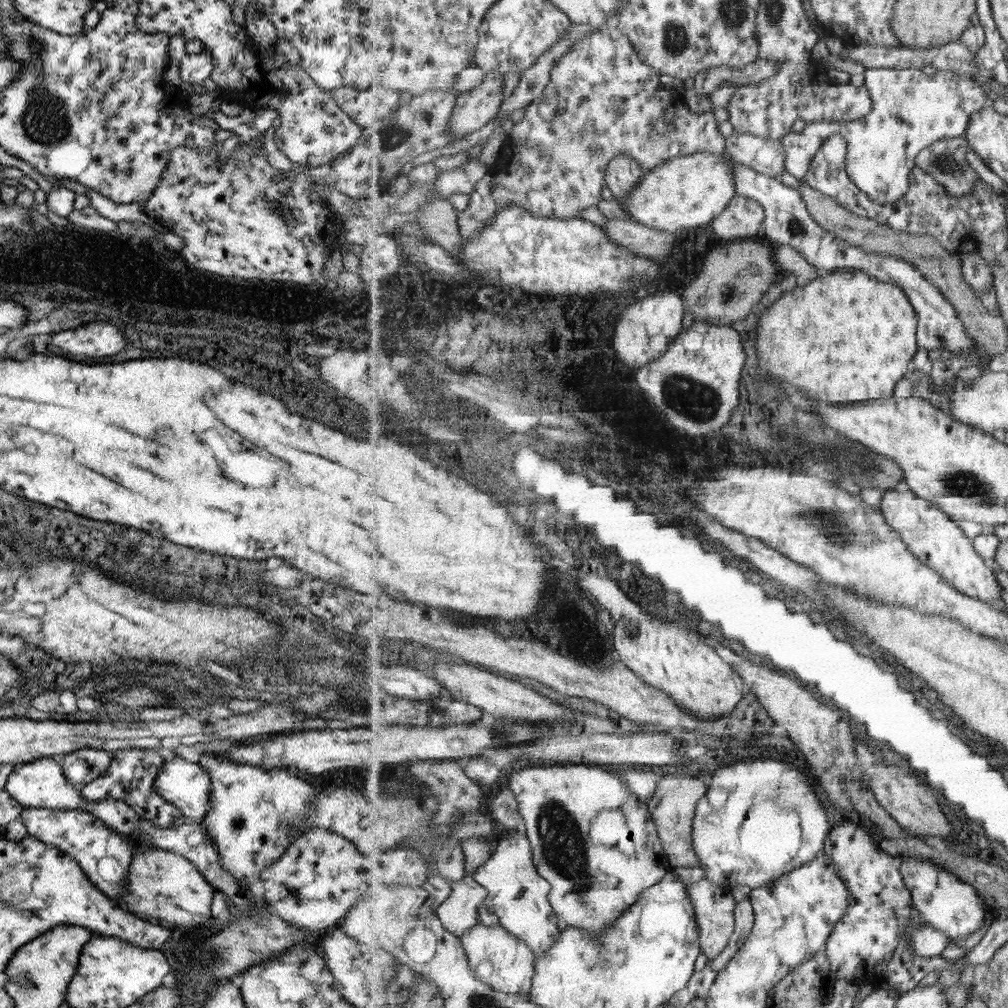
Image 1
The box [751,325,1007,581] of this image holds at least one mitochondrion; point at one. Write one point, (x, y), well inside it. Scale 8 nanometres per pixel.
(969, 486)

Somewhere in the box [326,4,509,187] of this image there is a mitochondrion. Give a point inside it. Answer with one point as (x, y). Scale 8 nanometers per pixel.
(395, 135)

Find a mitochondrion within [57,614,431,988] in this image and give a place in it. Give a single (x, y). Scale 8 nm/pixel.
(221, 948)

